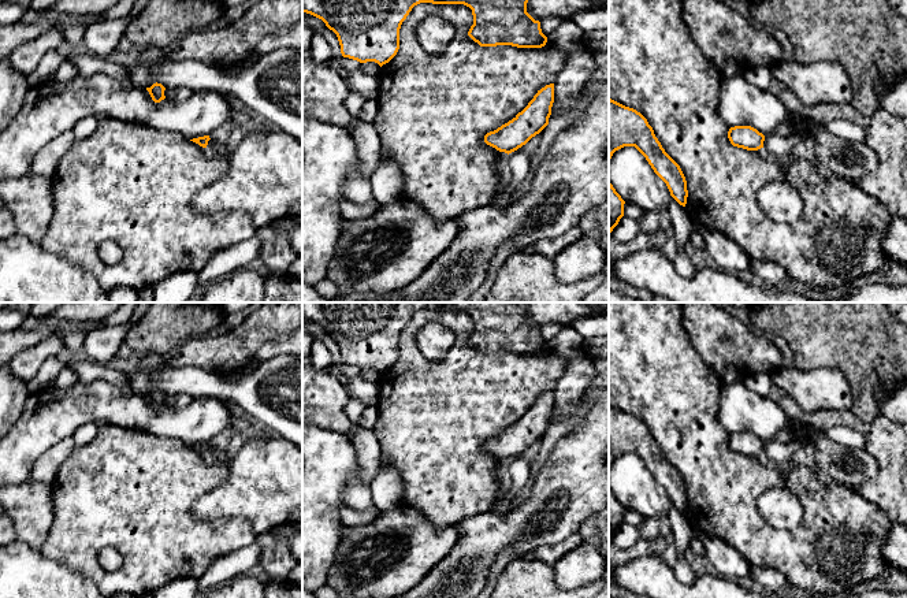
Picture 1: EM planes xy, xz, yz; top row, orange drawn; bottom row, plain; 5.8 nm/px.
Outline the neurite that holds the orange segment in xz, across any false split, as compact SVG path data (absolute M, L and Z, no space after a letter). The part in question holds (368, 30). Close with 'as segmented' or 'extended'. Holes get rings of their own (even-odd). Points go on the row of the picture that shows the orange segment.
M302 0L302 12L321 19L337 34L343 57L360 63L375 62L382 67L397 55L401 25L412 8L420 3L469 7L473 25L468 36L480 47L542 48L547 42L540 22L527 12L528 0Z; as segmented

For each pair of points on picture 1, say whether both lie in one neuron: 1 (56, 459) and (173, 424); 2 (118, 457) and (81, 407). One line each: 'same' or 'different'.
1: different
2: different

